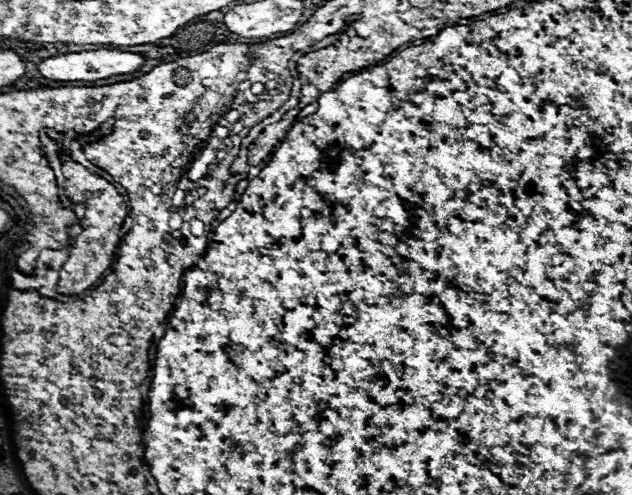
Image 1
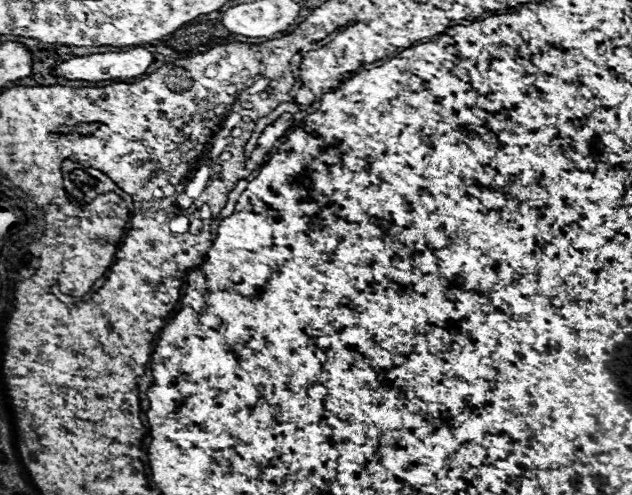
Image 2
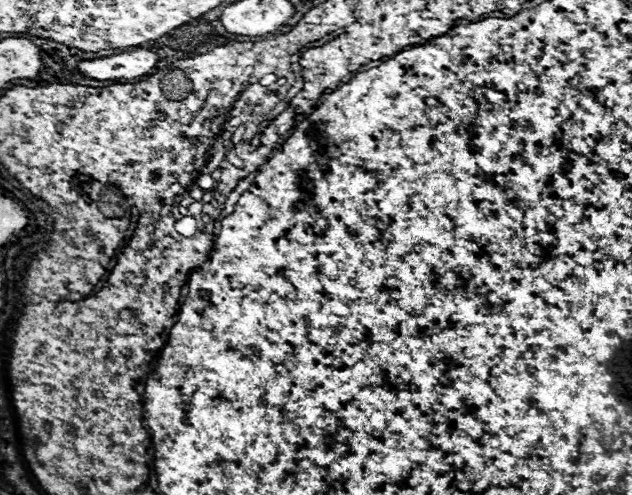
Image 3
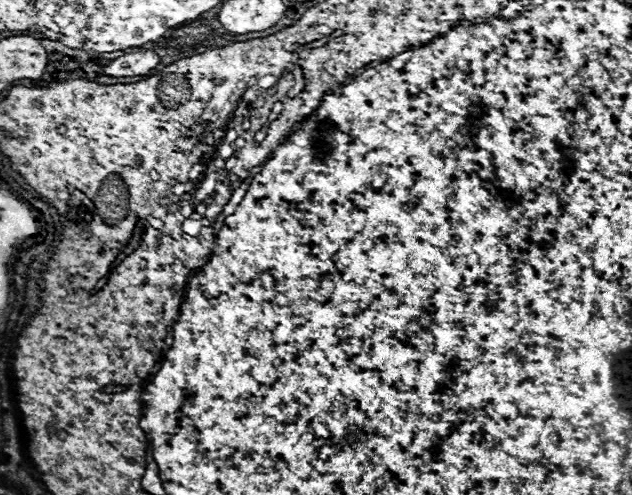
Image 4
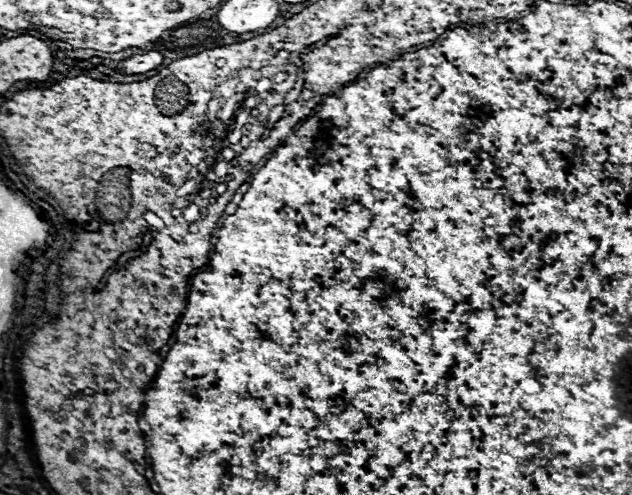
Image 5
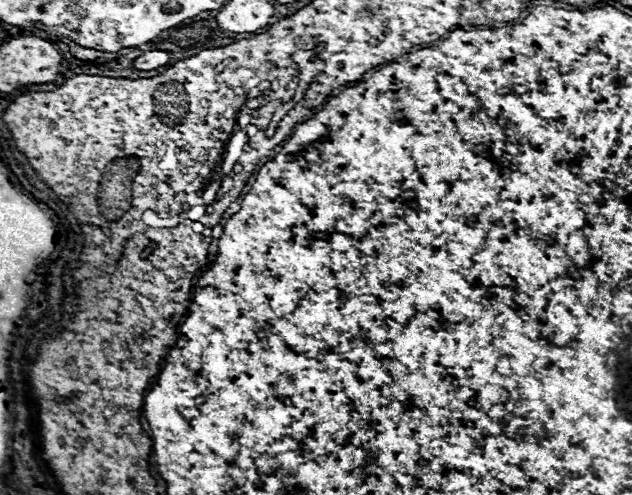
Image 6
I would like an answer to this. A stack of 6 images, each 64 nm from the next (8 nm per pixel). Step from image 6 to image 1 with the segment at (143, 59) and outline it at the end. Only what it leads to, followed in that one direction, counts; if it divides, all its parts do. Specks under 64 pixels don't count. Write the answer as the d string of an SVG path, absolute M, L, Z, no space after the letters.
M96 50L52 56L40 62L40 72L44 78L58 82L96 82L110 76L134 74L146 62L144 54L118 52L118 50Z

